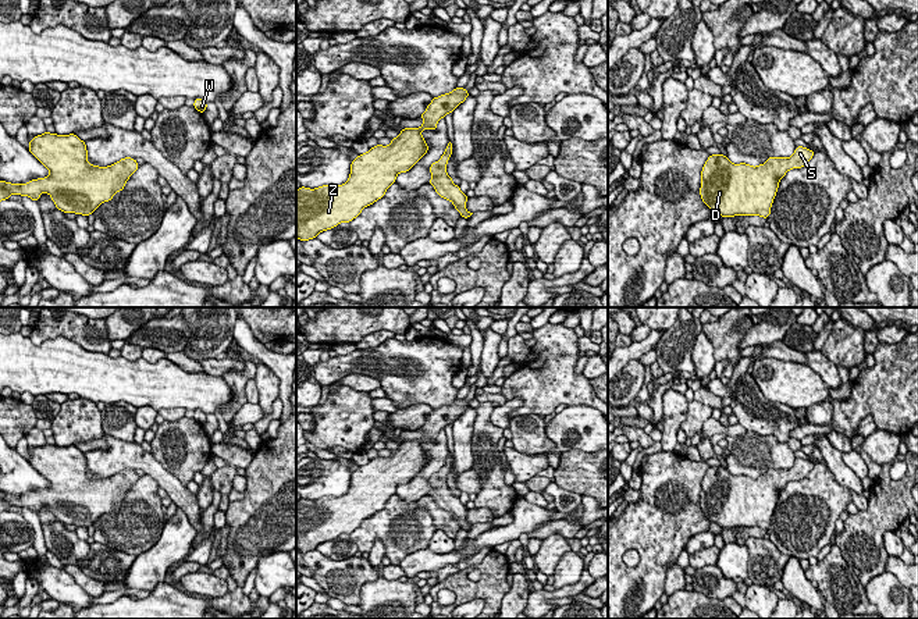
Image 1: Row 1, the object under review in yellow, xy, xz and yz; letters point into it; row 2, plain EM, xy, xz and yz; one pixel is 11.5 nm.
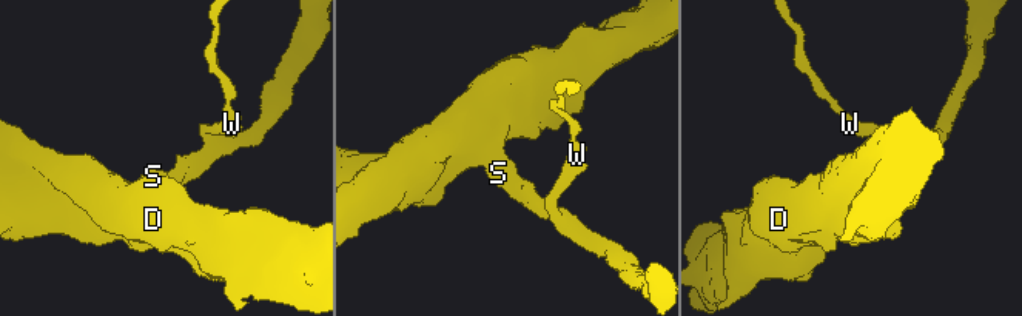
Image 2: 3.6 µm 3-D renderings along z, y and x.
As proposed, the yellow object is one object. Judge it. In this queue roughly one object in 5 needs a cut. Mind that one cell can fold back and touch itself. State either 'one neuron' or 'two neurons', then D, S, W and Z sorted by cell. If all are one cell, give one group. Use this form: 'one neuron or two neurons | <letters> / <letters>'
one neuron | D S W Z

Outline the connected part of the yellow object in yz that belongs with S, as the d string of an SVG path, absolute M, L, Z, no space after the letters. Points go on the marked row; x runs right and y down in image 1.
M797 146L790 157L769 156L757 167L734 164L723 154L712 154L701 171L701 199L723 218L734 216L768 218L780 179L789 170L804 167L814 153L808 147Z

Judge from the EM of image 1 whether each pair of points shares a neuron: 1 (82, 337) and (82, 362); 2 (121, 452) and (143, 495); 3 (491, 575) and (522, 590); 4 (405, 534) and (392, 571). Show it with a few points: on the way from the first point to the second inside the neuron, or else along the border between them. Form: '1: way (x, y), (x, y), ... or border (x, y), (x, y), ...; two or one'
1: border (50, 340), (67, 337), (89, 351), (107, 355); two
2: border (145, 473), (159, 486); two
3: border (511, 586), (500, 604); two
4: border (391, 564), (398, 565); two

